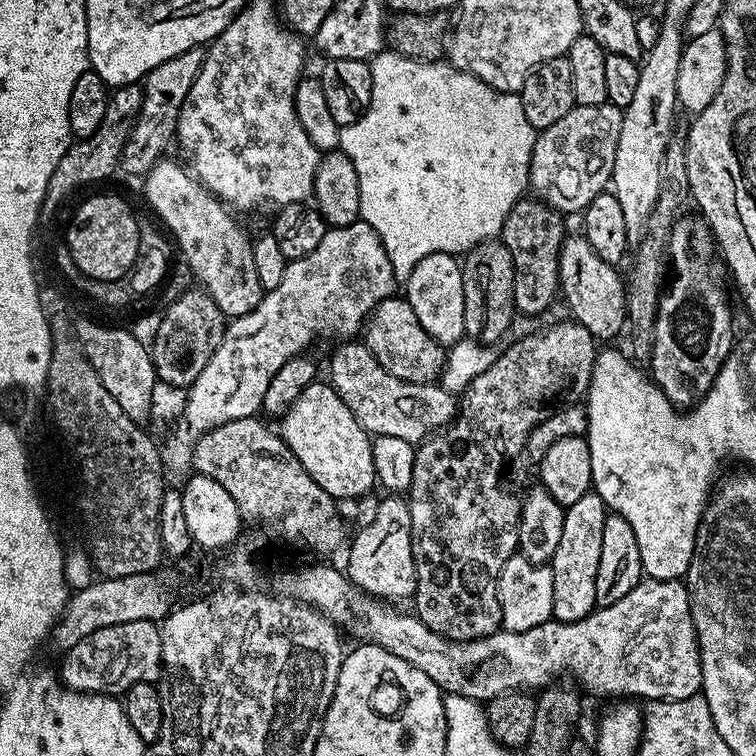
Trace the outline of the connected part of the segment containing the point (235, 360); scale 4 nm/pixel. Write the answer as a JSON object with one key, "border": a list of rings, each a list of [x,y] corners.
{"border":[[[356,219],[350,225],[342,225],[340,227],[329,227],[328,233],[322,238],[322,242],[318,242],[318,247],[311,254],[306,254],[306,258],[298,258],[290,260],[286,266],[286,274],[282,274],[282,282],[278,282],[278,286],[274,286],[274,290],[264,293],[262,302],[258,302],[258,306],[254,310],[250,310],[250,314],[242,314],[235,317],[225,327],[222,342],[214,350],[214,354],[210,358],[210,362],[206,362],[206,366],[202,370],[202,374],[198,374],[198,378],[192,387],[187,389],[186,396],[188,401],[184,404],[184,409],[180,412],[180,421],[176,424],[176,429],[172,432],[172,437],[160,448],[160,461],[164,464],[165,469],[169,473],[184,472],[187,473],[192,466],[192,448],[200,441],[200,437],[205,436],[210,430],[214,430],[218,426],[222,426],[226,422],[234,422],[238,418],[246,418],[247,416],[256,416],[263,409],[264,399],[266,398],[266,390],[270,387],[270,378],[274,378],[274,374],[278,374],[278,370],[282,370],[282,366],[286,366],[286,362],[290,362],[290,358],[301,355],[308,347],[315,342],[319,336],[344,336],[340,338],[352,338],[352,336],[363,329],[367,319],[372,315],[372,311],[376,309],[383,300],[393,295],[394,286],[397,287],[398,281],[392,272],[392,263],[386,254],[386,250],[380,241],[380,235],[374,231],[366,221]]]}

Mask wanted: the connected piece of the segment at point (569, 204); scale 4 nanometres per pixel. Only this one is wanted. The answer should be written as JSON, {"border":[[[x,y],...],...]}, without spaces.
{"border":[[[610,103],[598,106],[577,104],[564,117],[558,118],[558,122],[554,122],[554,126],[539,129],[528,171],[528,183],[531,191],[536,191],[533,193],[539,199],[561,214],[583,213],[584,208],[590,206],[590,202],[594,202],[594,198],[598,198],[598,194],[611,185],[614,154],[618,151],[618,133],[622,131],[623,117],[623,111]]]}

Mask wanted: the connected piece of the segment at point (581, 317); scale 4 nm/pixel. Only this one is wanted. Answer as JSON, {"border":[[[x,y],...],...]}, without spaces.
{"border":[[[582,234],[569,235],[560,247],[560,279],[563,295],[568,295],[568,308],[572,311],[571,319],[586,326],[598,342],[612,342],[616,335],[626,328],[626,280],[613,265],[602,262]]]}

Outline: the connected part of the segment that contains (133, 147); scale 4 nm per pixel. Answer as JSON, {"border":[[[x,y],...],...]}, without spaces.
{"border":[[[203,47],[191,48],[166,62],[162,62],[162,66],[150,70],[144,77],[142,81],[144,97],[140,107],[140,117],[136,120],[136,125],[130,130],[130,138],[124,144],[124,149],[120,155],[119,167],[121,169],[125,168],[130,175],[137,176],[137,178],[143,177],[167,153],[164,151],[167,150],[168,143],[173,143],[176,134],[176,123],[180,117],[182,106],[190,94],[190,86],[194,86],[194,78],[198,78],[198,74],[204,65],[204,54],[205,49]]]}

